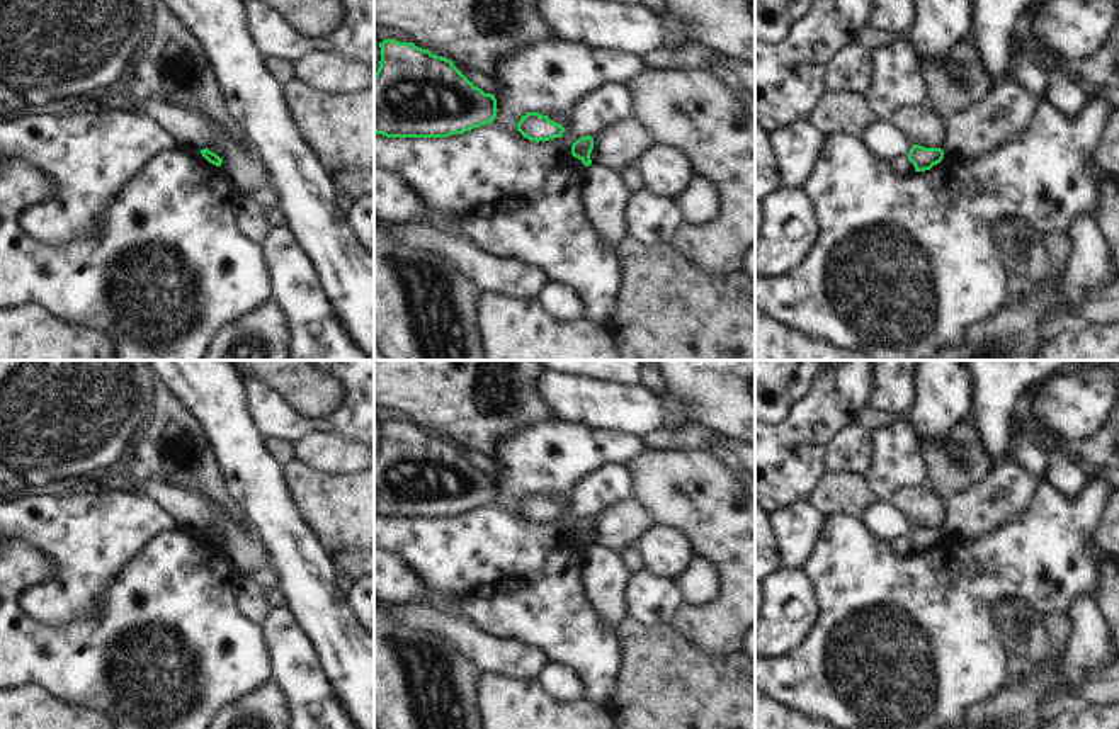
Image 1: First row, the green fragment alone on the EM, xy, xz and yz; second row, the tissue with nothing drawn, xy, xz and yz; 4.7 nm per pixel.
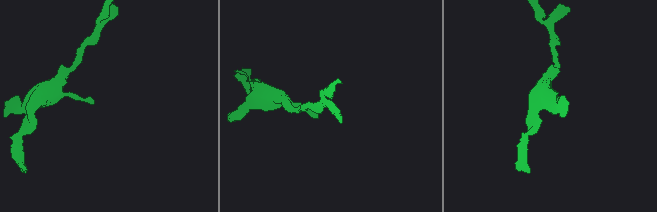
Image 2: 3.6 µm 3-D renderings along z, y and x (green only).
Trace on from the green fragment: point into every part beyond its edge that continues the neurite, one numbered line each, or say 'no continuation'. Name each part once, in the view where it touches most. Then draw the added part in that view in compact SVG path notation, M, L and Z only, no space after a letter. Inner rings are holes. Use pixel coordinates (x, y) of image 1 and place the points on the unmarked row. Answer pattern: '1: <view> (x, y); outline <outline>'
no continuation

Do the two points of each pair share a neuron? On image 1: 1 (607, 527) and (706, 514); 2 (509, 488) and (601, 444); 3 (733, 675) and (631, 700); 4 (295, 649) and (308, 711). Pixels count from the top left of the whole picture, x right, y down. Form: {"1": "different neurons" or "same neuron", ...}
{"1": "different neurons", "2": "same neuron", "3": "same neuron", "4": "same neuron"}

